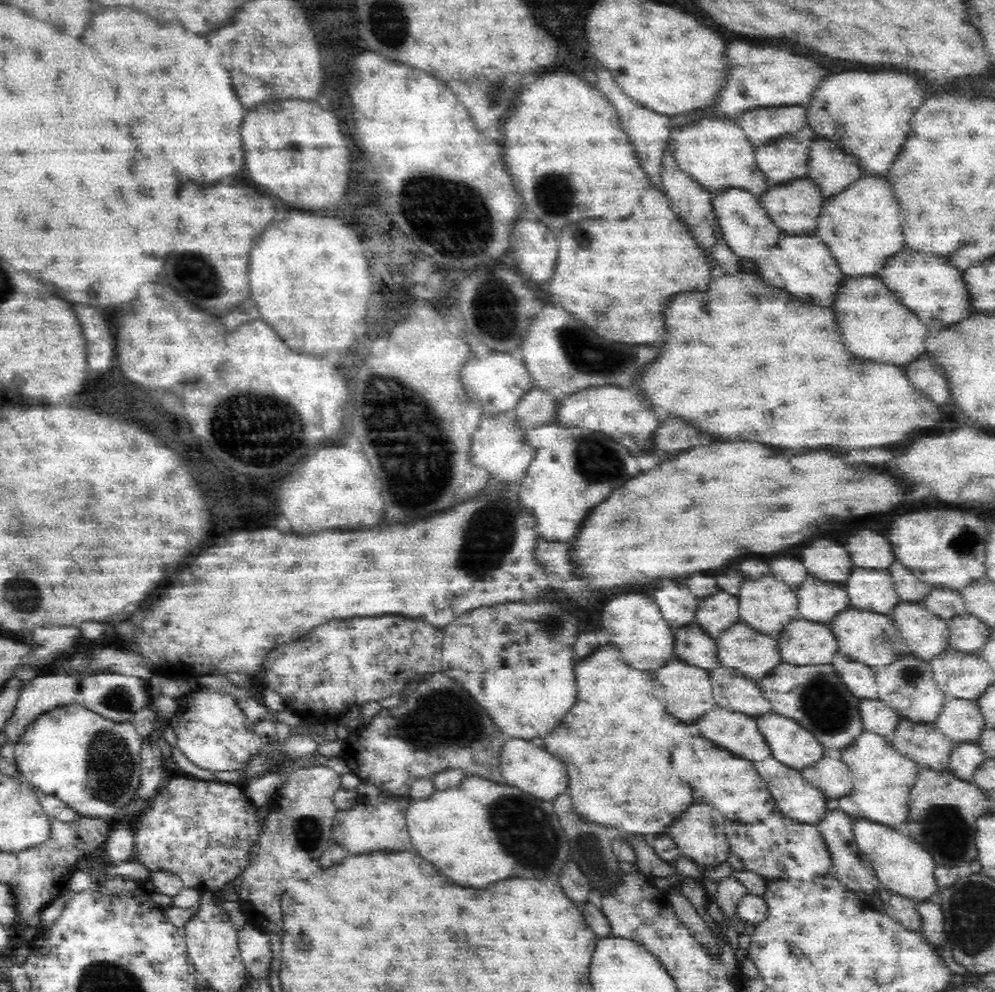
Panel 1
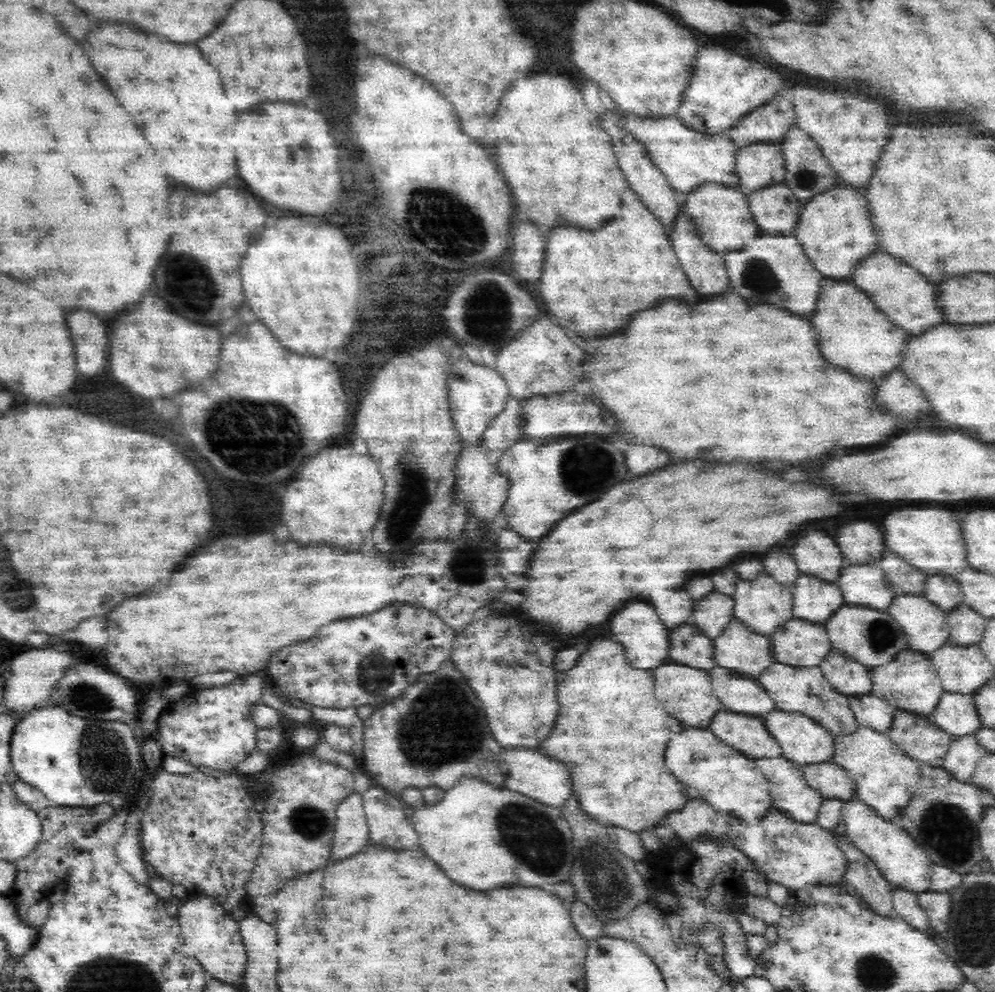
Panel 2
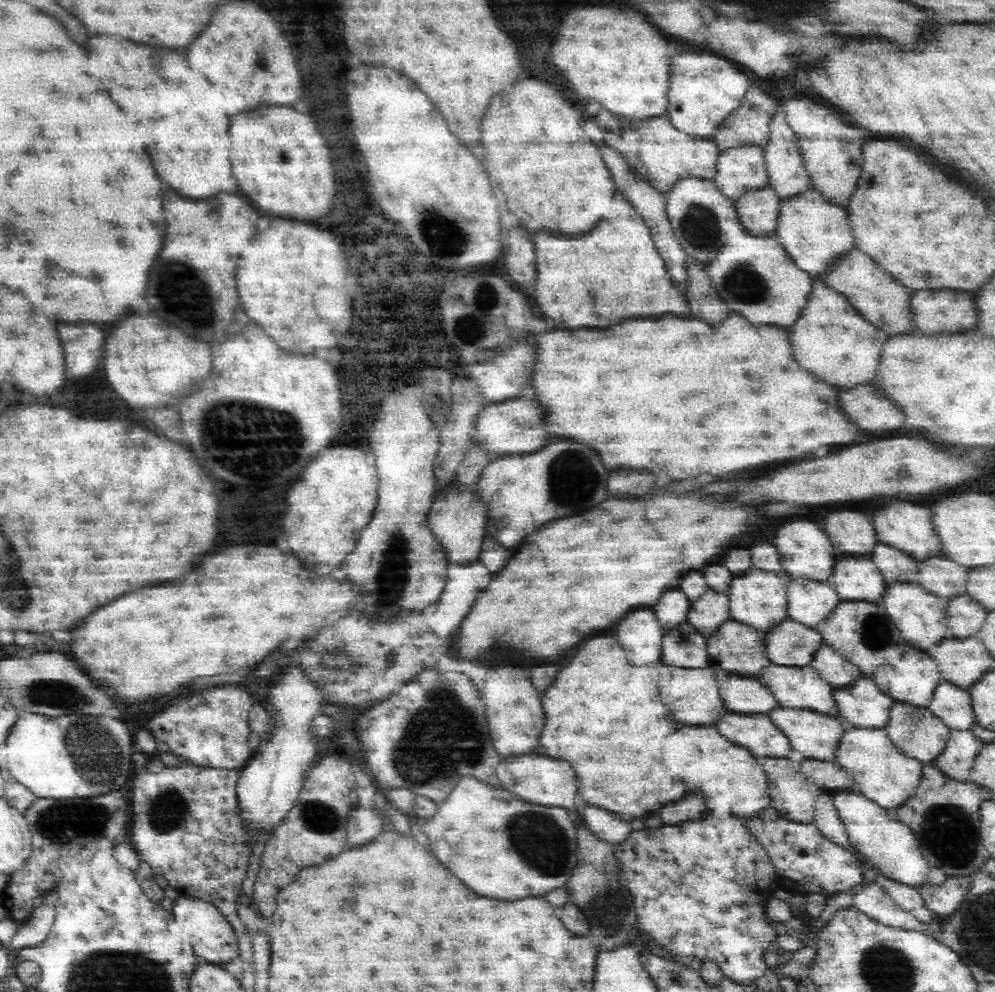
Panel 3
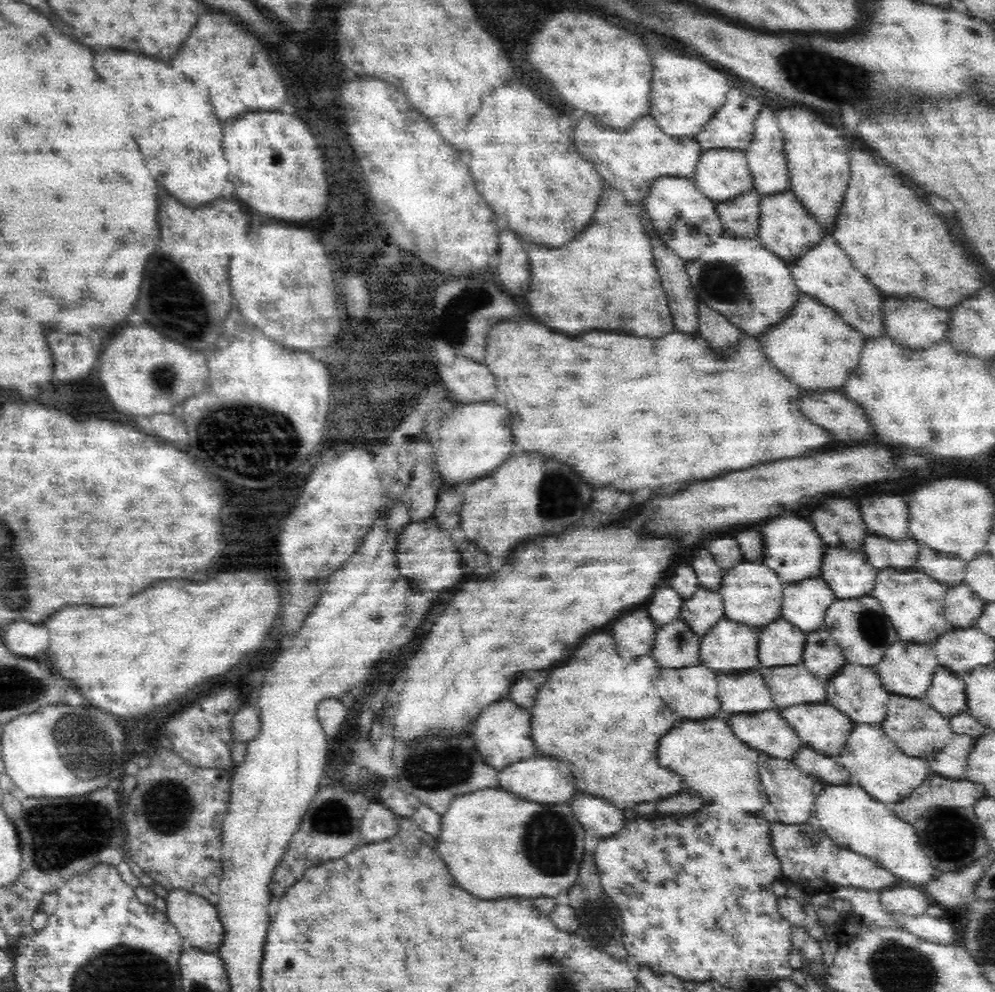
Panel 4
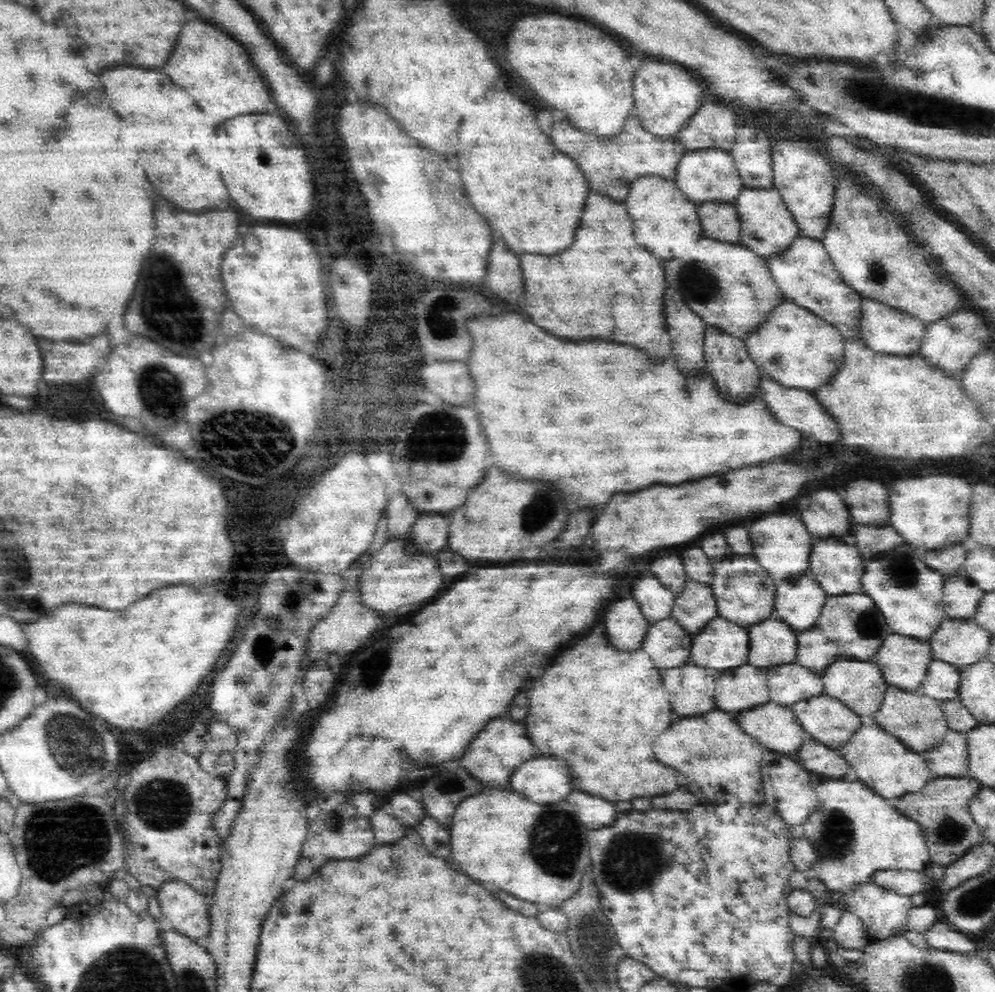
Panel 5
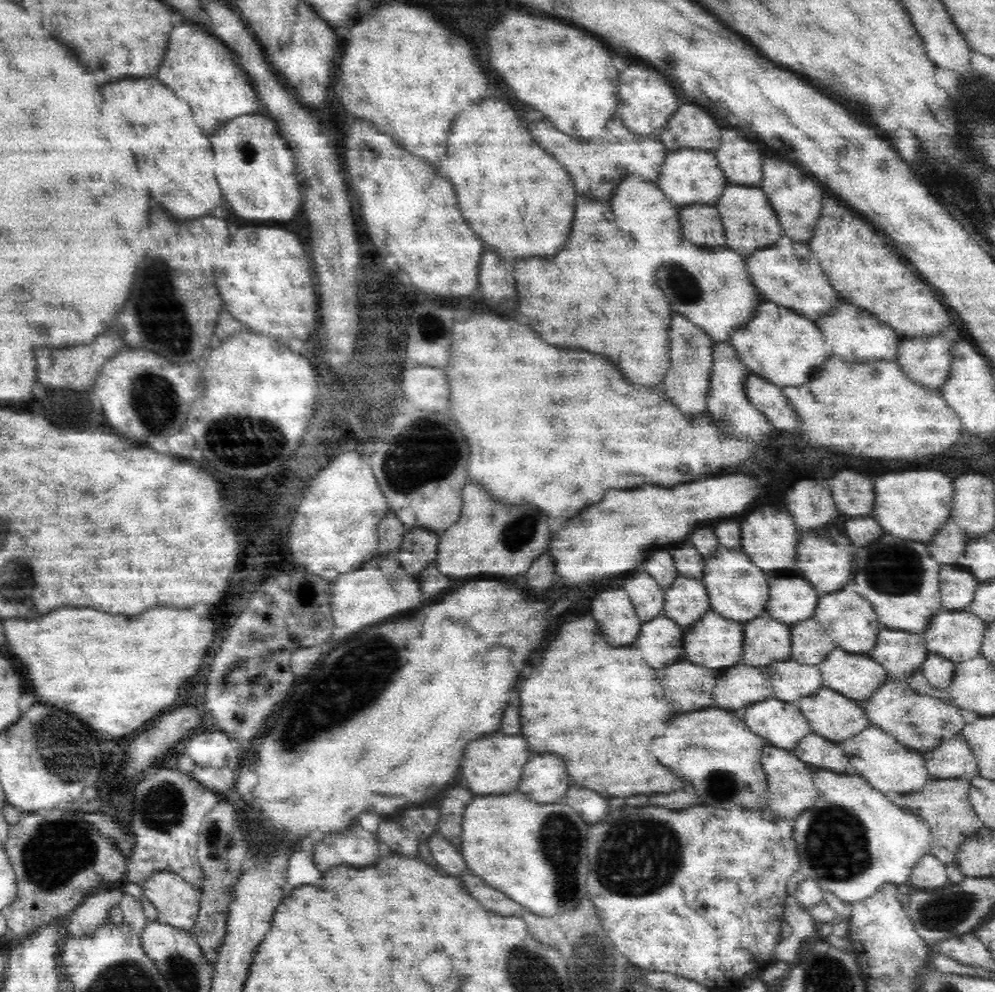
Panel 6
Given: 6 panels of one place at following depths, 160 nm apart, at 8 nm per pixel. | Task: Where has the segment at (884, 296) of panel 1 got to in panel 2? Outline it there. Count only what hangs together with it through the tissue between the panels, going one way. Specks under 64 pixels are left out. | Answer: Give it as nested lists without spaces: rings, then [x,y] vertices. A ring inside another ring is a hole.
[[[826,277],[820,297],[821,301],[813,310],[812,317],[821,334],[826,356],[834,364],[845,366],[862,377],[886,376],[904,364],[909,342],[916,334],[890,318],[878,303],[874,303],[871,294],[852,278]]]

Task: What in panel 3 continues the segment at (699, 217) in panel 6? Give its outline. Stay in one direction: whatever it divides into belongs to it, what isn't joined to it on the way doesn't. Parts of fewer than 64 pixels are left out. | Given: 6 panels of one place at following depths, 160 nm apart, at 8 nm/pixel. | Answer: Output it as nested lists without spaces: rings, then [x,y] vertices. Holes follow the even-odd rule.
[[[764,187],[736,199],[741,221],[753,235],[777,235],[781,208],[786,199],[774,187]]]

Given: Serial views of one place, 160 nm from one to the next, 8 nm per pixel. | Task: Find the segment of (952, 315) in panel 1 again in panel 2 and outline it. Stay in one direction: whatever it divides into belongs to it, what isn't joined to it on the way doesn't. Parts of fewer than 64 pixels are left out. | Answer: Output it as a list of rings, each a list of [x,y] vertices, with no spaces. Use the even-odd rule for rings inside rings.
[[[883,249],[862,262],[860,269],[852,277],[864,290],[867,290],[874,303],[878,303],[896,322],[919,335],[949,320],[946,306],[941,302],[944,297],[942,281],[928,278],[918,268],[906,264],[902,258]]]

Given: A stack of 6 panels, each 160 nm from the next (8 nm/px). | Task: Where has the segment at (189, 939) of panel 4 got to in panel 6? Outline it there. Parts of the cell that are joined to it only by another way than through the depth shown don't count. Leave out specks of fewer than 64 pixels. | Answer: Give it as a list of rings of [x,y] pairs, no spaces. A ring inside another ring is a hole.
[[[168,871],[155,873],[142,888],[157,908],[157,921],[184,930],[191,935],[201,909],[202,891],[180,875]]]

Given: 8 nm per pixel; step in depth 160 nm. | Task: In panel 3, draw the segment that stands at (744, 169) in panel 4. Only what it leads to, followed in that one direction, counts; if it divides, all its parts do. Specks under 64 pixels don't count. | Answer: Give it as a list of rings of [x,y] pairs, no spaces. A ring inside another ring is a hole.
[[[735,146],[722,151],[721,173],[715,182],[730,197],[738,198],[769,186],[770,166],[764,146]]]

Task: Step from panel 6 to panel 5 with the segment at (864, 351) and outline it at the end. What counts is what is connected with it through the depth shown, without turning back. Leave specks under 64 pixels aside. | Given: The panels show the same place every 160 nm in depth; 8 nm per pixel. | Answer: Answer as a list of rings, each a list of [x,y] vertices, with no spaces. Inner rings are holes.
[[[867,297],[865,298],[864,312],[866,312],[864,322],[862,323],[864,332],[862,332],[860,337],[874,350],[892,354],[911,354],[920,351],[924,346],[926,335],[929,332],[929,324],[931,323],[929,320],[920,318],[909,310]]]

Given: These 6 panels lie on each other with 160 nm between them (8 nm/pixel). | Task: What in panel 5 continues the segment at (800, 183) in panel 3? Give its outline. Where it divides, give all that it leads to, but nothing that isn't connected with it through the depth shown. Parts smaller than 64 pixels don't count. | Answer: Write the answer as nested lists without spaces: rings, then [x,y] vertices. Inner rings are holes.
[[[760,125],[742,126],[730,153],[748,188],[768,190],[775,186],[773,140]]]

